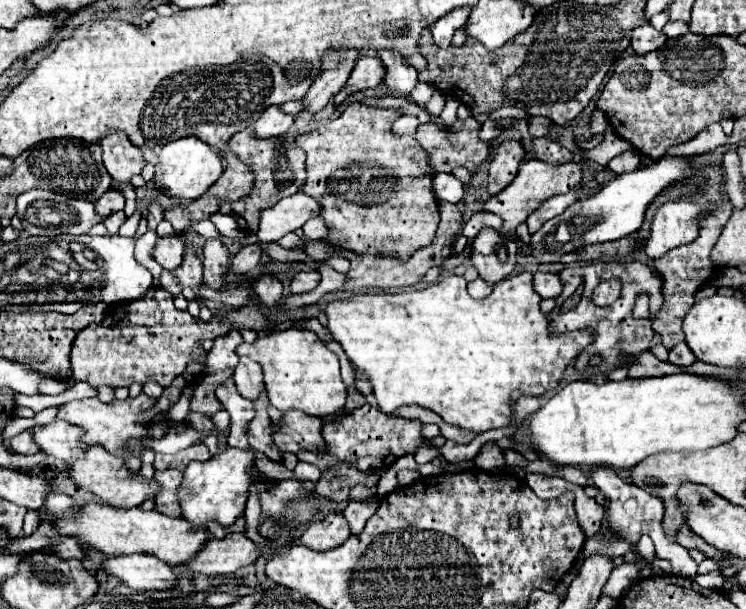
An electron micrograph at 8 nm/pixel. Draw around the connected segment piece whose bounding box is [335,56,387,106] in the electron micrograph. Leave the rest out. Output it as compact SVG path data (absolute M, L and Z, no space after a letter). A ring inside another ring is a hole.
M359 56L347 84L335 94L335 106L339 106L339 102L343 102L353 92L379 86L383 82L383 78L385 78L385 72L387 70L385 70L385 66L383 66L383 62L379 58Z

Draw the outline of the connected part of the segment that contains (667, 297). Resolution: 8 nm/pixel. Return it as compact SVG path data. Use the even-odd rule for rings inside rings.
M713 210L703 220L697 240L693 240L691 244L673 248L665 256L653 260L653 266L663 280L663 300L665 300L661 310L657 314L653 314L653 330L661 334L661 340L669 350L675 344L679 344L681 340L685 340L681 324L683 324L683 318L689 312L689 308L695 304L695 300L693 300L695 292L701 288L701 284L715 278L715 274L717 274L717 268L713 268L713 264L709 262L709 252L711 252L713 244L717 242L719 234L721 234L721 226L727 222L727 218L729 218L729 214L719 214L719 210Z

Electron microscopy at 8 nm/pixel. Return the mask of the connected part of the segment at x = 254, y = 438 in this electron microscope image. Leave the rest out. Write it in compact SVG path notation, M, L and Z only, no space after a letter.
M263 390L259 394L259 398L253 400L255 418L247 424L245 432L247 432L249 444L255 450L263 452L271 460L281 460L281 452L277 450L277 446L271 440L271 420L269 420L269 414L267 414L267 406L269 406L269 400L267 400L267 392Z

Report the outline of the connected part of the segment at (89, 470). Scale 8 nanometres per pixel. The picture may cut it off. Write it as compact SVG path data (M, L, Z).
M87 446L85 456L79 458L71 468L67 468L67 476L75 482L77 488L93 492L115 508L139 506L149 496L155 496L159 490L159 484L155 480L145 480L141 474L133 474L133 478L129 478L129 474L121 470L121 458L109 454L107 450L101 450L101 446Z

